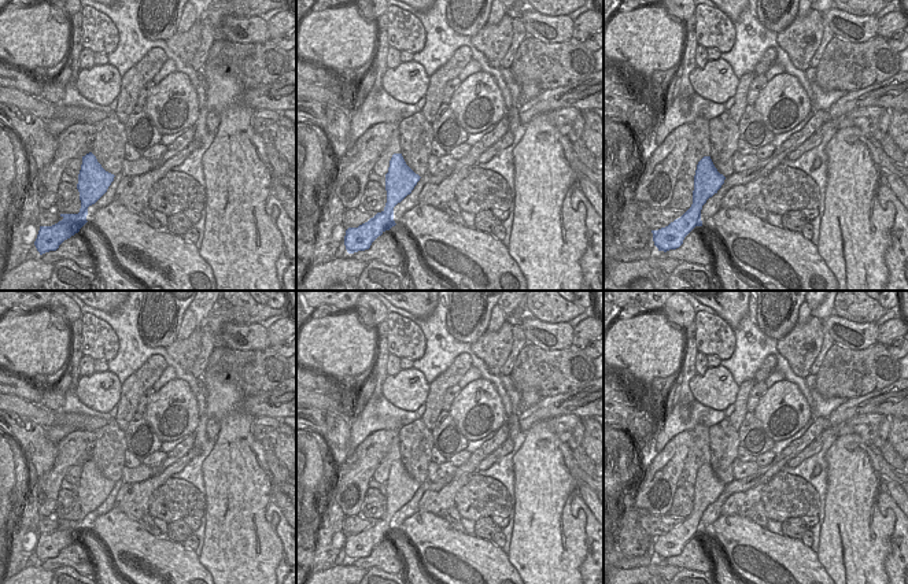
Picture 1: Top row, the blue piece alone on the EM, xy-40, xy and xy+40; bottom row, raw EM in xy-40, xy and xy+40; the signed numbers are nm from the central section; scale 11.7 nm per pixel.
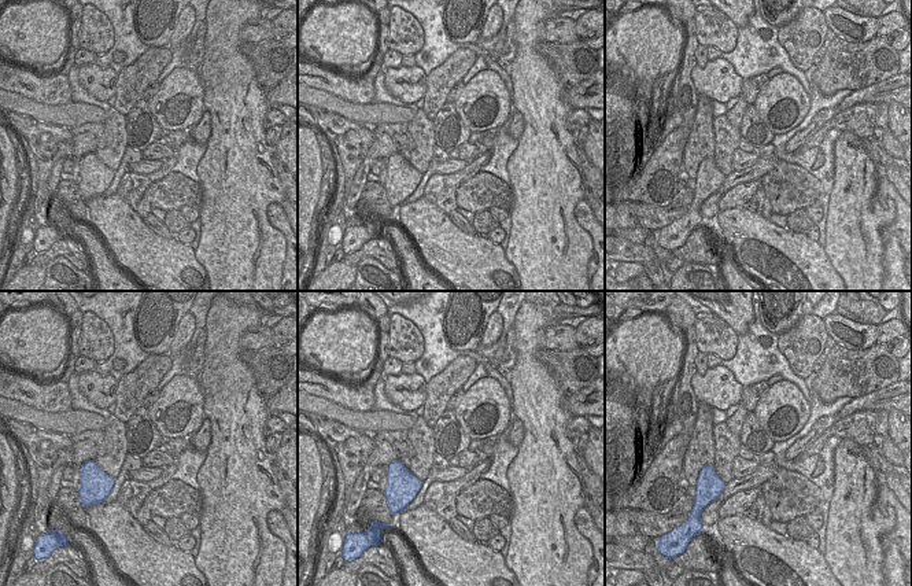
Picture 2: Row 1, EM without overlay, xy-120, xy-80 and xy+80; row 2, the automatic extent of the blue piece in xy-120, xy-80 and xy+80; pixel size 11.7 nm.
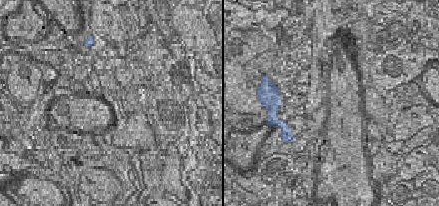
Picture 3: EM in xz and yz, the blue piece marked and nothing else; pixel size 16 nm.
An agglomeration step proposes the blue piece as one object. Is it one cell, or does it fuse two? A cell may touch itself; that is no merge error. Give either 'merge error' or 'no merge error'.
no merge error

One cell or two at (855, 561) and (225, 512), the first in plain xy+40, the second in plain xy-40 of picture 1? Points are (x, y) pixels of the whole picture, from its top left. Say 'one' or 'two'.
one

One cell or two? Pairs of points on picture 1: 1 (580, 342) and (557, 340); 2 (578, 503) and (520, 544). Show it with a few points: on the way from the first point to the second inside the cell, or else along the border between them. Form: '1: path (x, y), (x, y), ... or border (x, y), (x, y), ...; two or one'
1: border (574, 328), (574, 340), (571, 343); two
2: border (576, 492), (571, 513), (584, 513), (586, 538); two

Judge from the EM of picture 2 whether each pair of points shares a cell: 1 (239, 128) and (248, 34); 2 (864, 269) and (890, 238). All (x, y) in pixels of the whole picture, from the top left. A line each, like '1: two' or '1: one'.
1: two
2: two

